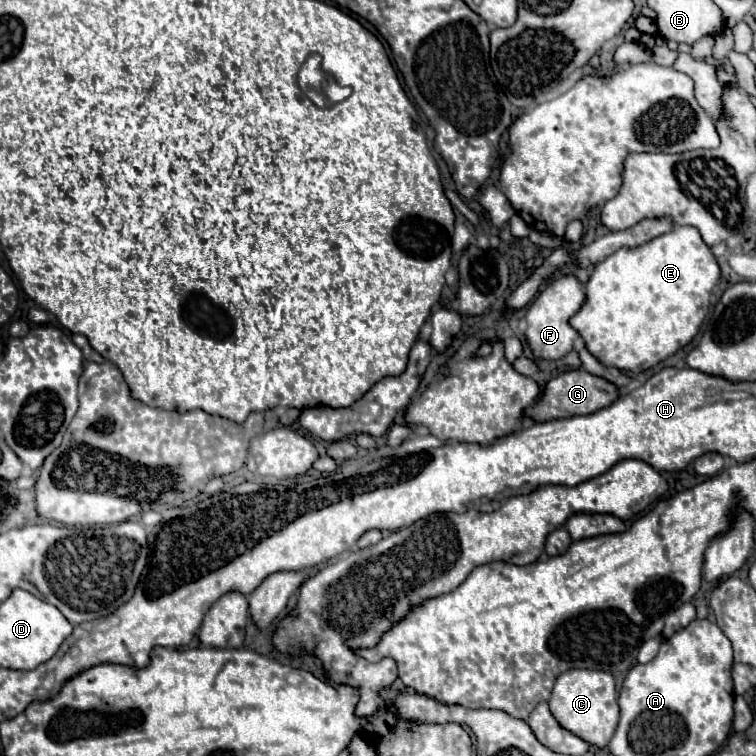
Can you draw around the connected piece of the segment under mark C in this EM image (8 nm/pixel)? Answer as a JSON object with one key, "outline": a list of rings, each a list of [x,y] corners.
{"outline":[[[569,669],[557,677],[557,683],[553,687],[549,709],[571,731],[573,735],[579,735],[579,739],[587,741],[591,747],[603,749],[611,735],[615,733],[617,721],[619,721],[619,705],[617,705],[617,691],[615,681],[605,671],[591,671],[591,669]]]}

